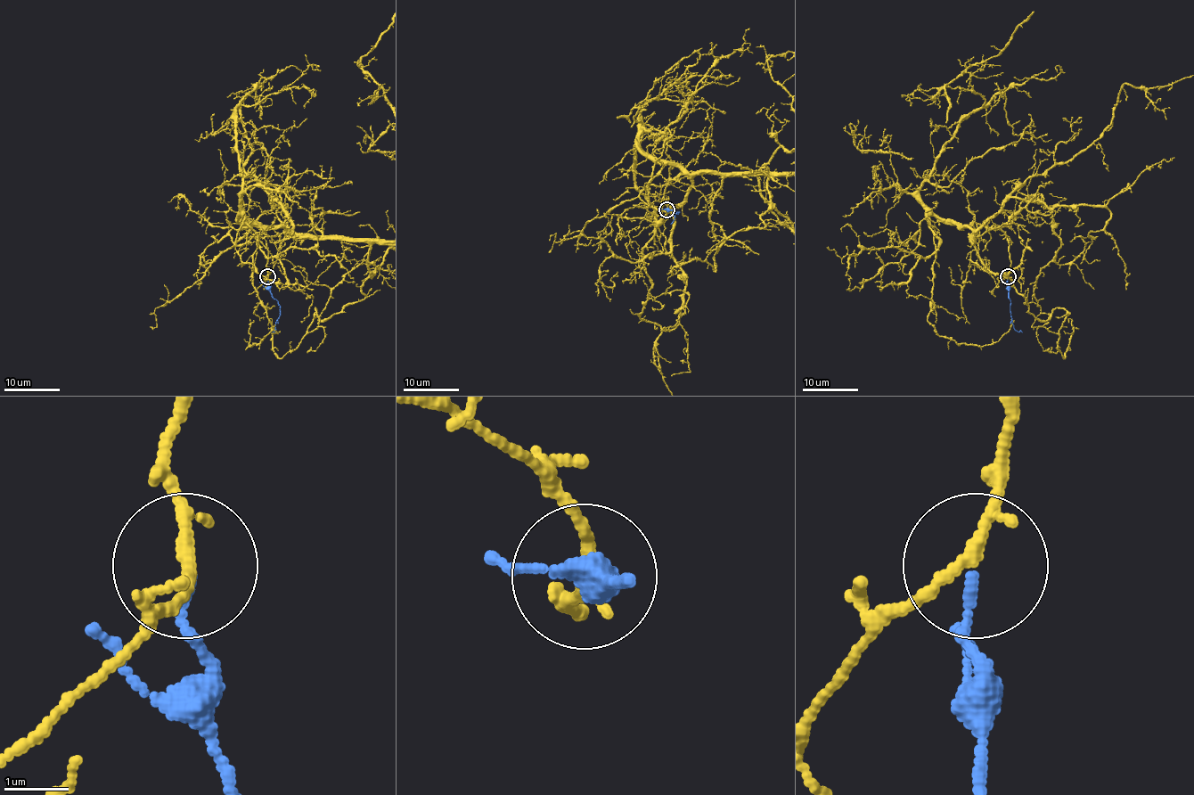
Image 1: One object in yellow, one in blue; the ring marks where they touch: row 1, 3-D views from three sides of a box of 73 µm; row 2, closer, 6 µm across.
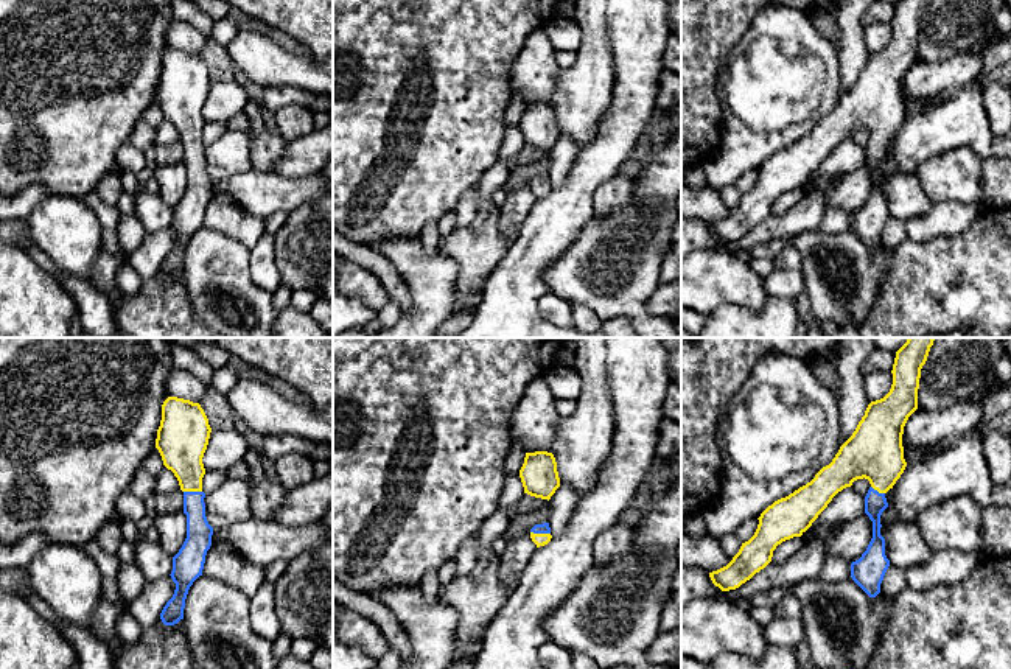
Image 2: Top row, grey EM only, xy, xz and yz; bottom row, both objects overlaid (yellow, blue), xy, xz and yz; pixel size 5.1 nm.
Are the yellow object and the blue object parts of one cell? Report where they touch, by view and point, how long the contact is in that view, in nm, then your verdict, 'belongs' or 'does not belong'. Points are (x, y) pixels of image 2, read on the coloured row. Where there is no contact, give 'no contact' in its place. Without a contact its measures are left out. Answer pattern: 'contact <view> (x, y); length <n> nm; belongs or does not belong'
contact xz (540, 534); length 110 nm; belongs

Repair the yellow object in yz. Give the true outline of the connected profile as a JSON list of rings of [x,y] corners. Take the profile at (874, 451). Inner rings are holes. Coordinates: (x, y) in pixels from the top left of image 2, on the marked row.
[[[908,338],[896,352],[890,392],[871,401],[852,436],[840,447],[832,462],[815,478],[785,498],[768,506],[754,535],[742,543],[733,560],[709,573],[722,591],[739,588],[764,569],[778,545],[801,537],[832,498],[857,479],[868,479],[865,513],[873,521],[873,538],[862,557],[851,563],[852,580],[869,596],[880,593],[890,566],[885,538],[880,535],[880,515],[888,507],[885,493],[904,473],[902,434],[908,417],[918,409],[921,369],[935,338]]]

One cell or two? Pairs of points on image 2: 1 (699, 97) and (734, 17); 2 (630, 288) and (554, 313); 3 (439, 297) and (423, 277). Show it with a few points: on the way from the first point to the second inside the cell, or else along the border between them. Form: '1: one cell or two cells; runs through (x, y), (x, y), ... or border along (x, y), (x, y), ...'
1: one cell; runs through (699, 77), (699, 53), (714, 38)
2: two cells; border along (549, 291), (571, 307)
3: one cell; runs through (434, 293), (428, 282)

